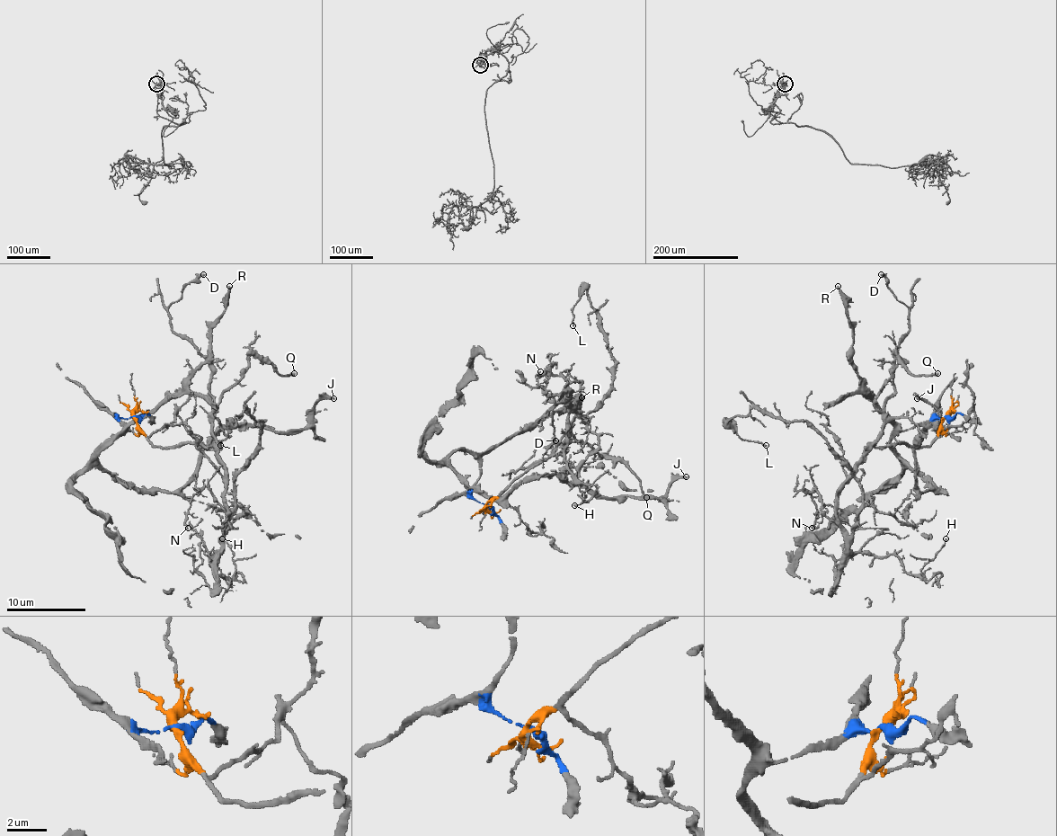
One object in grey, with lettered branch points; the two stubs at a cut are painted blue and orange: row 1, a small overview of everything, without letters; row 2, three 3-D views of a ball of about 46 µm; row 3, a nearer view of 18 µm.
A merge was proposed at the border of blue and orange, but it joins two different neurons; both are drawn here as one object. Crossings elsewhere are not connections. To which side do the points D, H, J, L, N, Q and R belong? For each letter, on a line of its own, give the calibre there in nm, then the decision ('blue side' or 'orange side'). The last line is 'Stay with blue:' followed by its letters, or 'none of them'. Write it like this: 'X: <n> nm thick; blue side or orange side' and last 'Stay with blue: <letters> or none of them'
D: 280 nm thick; orange side
H: 130 nm thick; orange side
J: 260 nm thick; blue side
L: 150 nm thick; orange side
N: 150 nm thick; orange side
Q: 260 nm thick; orange side
R: 240 nm thick; blue side
Stay with blue: J, R

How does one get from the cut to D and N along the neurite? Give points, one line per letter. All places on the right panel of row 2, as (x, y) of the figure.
D: (944, 416), (928, 446), (875, 446), (883, 404), (895, 392), (895, 351), (909, 329), (909, 311), (881, 274)
N: (944, 416), (928, 446), (871, 449), (839, 491), (833, 520), (816, 487), (812, 529)

